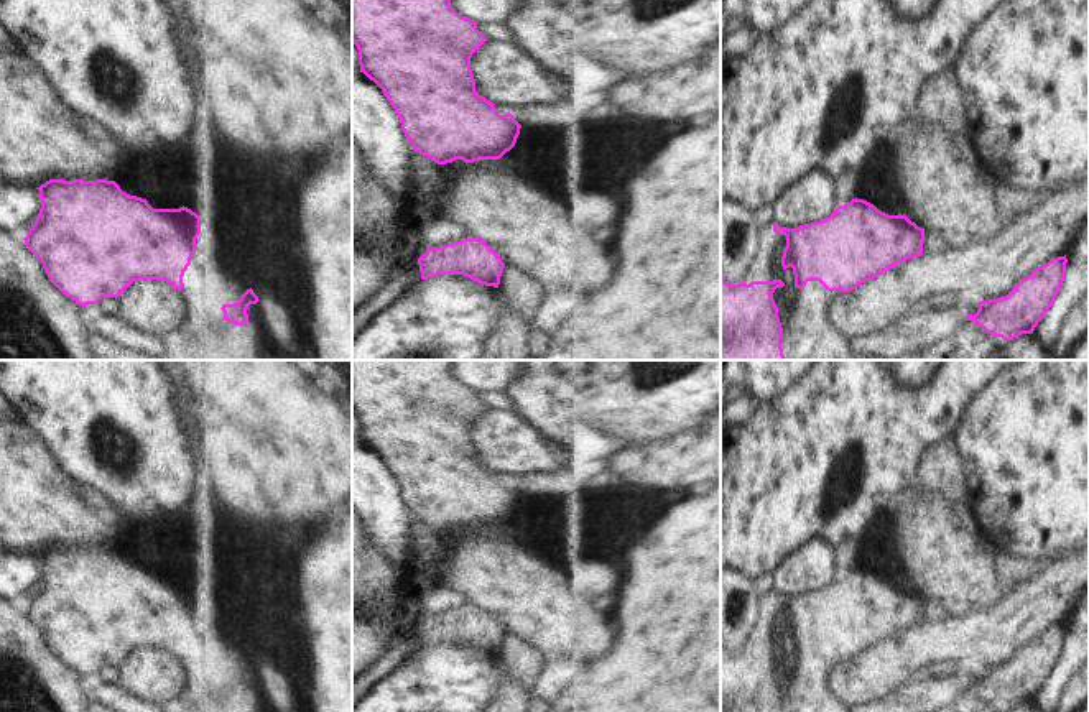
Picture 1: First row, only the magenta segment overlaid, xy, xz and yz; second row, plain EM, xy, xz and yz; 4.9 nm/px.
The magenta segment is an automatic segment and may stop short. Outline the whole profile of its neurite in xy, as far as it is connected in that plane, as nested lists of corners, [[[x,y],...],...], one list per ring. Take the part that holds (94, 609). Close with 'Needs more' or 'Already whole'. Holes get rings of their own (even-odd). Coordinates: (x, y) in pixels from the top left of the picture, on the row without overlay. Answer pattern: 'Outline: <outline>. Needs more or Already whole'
Outline: [[[123,525],[114,549],[49,548],[36,557],[41,577],[23,608],[43,631],[49,650],[76,673],[99,673],[102,666],[118,666],[133,650],[140,648],[166,650],[178,659],[184,656],[183,645],[197,617],[201,585],[183,574],[183,556],[166,525],[135,533]]]. Needs more.

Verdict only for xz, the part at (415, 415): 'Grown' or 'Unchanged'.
Grown.

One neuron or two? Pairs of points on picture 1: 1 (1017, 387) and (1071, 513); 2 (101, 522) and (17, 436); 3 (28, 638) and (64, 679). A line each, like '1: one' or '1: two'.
1: one
2: one
3: one

